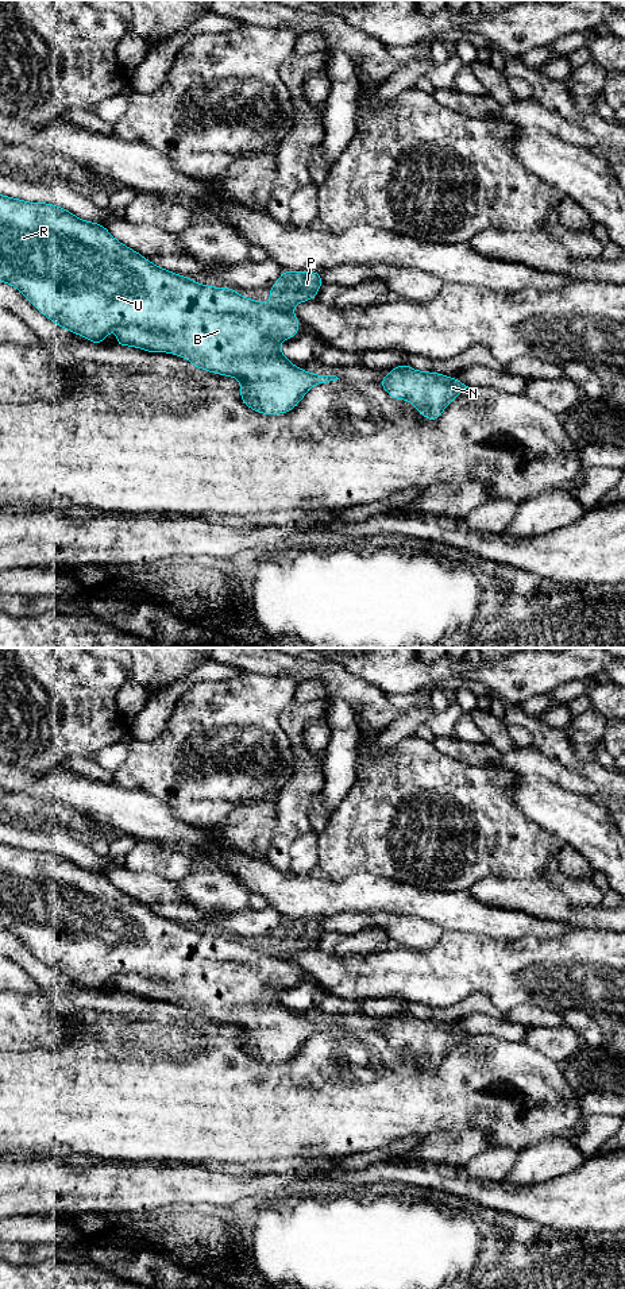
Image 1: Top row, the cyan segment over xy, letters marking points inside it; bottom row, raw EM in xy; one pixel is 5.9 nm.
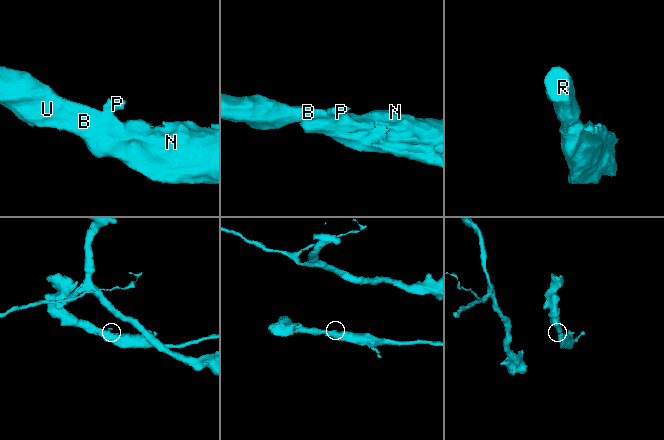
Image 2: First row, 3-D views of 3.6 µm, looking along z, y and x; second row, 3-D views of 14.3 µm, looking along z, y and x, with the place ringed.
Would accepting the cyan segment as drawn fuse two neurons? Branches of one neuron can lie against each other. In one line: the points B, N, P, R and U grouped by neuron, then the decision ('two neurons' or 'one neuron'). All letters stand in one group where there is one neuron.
B N P R U | one neuron

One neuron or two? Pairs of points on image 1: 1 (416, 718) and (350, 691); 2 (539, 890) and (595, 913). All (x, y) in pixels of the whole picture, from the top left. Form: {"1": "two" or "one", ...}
{"1": "two", "2": "one"}

